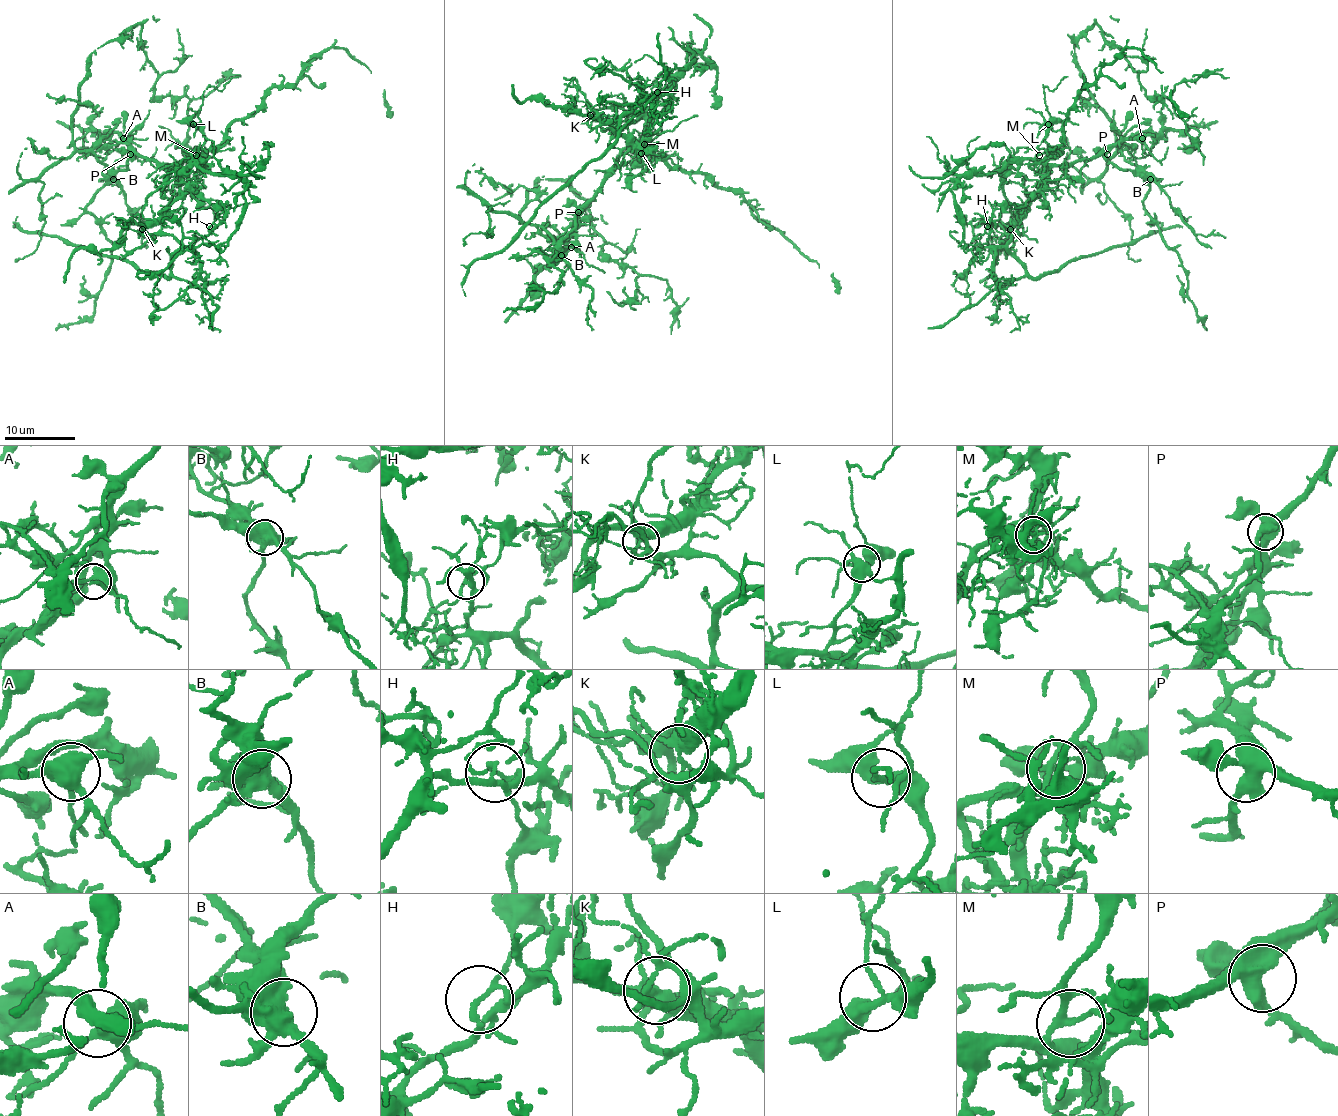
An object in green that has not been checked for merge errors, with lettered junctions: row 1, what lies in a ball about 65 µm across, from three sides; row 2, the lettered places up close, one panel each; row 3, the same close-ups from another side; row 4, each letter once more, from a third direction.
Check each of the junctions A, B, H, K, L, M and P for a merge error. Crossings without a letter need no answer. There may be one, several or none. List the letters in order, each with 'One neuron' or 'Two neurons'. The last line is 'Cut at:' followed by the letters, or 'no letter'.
A: One neuron
B: Two neurons
H: Two neurons
K: Two neurons
L: One neuron
M: Two neurons
P: One neuron
Cut at: B, H, K, M

